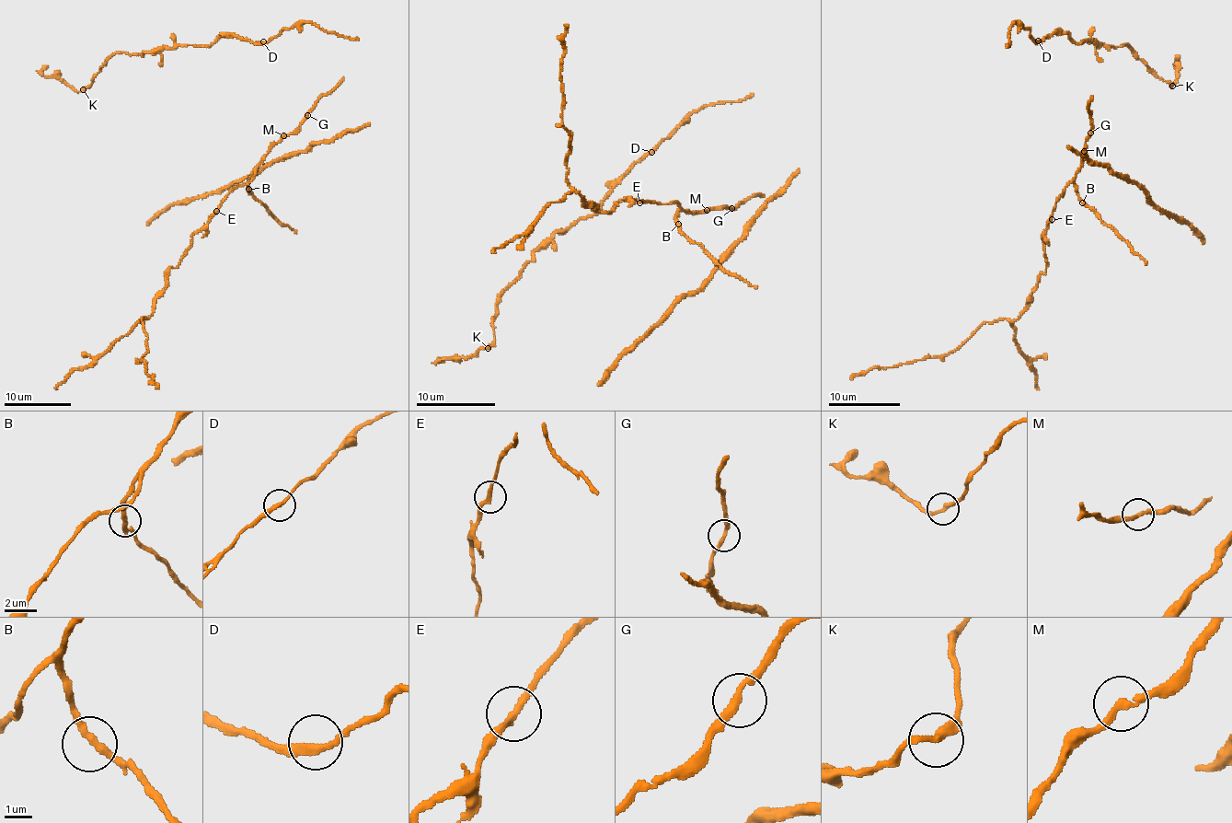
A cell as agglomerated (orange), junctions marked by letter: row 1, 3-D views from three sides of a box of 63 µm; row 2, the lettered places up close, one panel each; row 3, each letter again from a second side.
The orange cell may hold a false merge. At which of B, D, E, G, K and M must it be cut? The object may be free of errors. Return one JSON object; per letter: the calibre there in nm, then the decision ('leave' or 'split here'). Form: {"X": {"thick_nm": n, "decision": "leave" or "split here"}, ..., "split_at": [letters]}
{"B": {"thick_nm": 260, "decision": "leave"}, "D": {"thick_nm": 260, "decision": "leave"}, "E": {"thick_nm": 240, "decision": "leave"}, "G": {"thick_nm": 240, "decision": "leave"}, "K": {"thick_nm": 240, "decision": "leave"}, "M": {"thick_nm": 240, "decision": "leave"}, "split_at": []}

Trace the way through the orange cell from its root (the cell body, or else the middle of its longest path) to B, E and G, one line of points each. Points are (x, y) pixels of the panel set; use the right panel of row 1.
B: (1089, 102), (1090, 133), (1085, 142), (1074, 182), (1082, 203)
E: (1089, 102), (1092, 126), (1084, 148), (1080, 168), (1056, 202), (1052, 219)
G: (1089, 102), (1090, 133)

